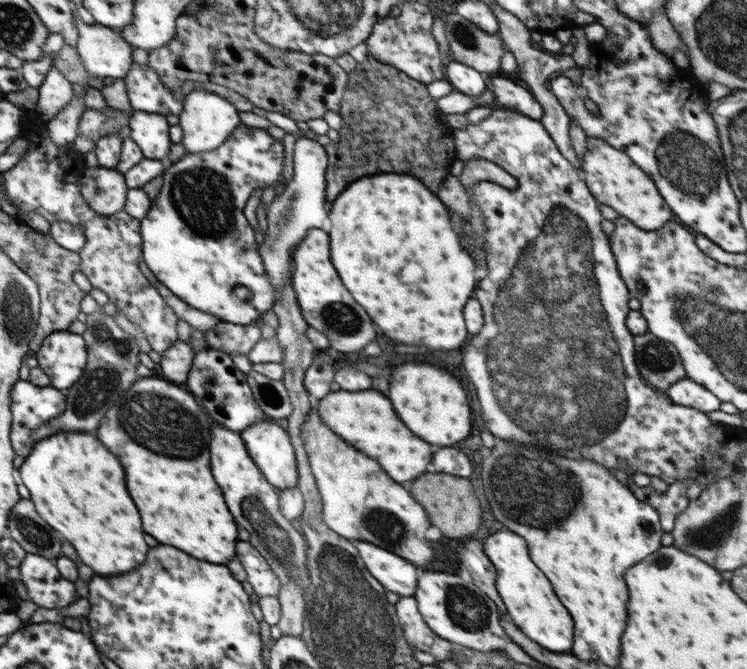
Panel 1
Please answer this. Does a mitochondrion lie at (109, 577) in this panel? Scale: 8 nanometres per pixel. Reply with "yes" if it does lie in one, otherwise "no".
no

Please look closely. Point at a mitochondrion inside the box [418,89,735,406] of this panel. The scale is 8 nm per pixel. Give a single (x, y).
(686, 159)

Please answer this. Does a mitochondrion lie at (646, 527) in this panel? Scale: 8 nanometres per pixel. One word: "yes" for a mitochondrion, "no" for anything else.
yes

